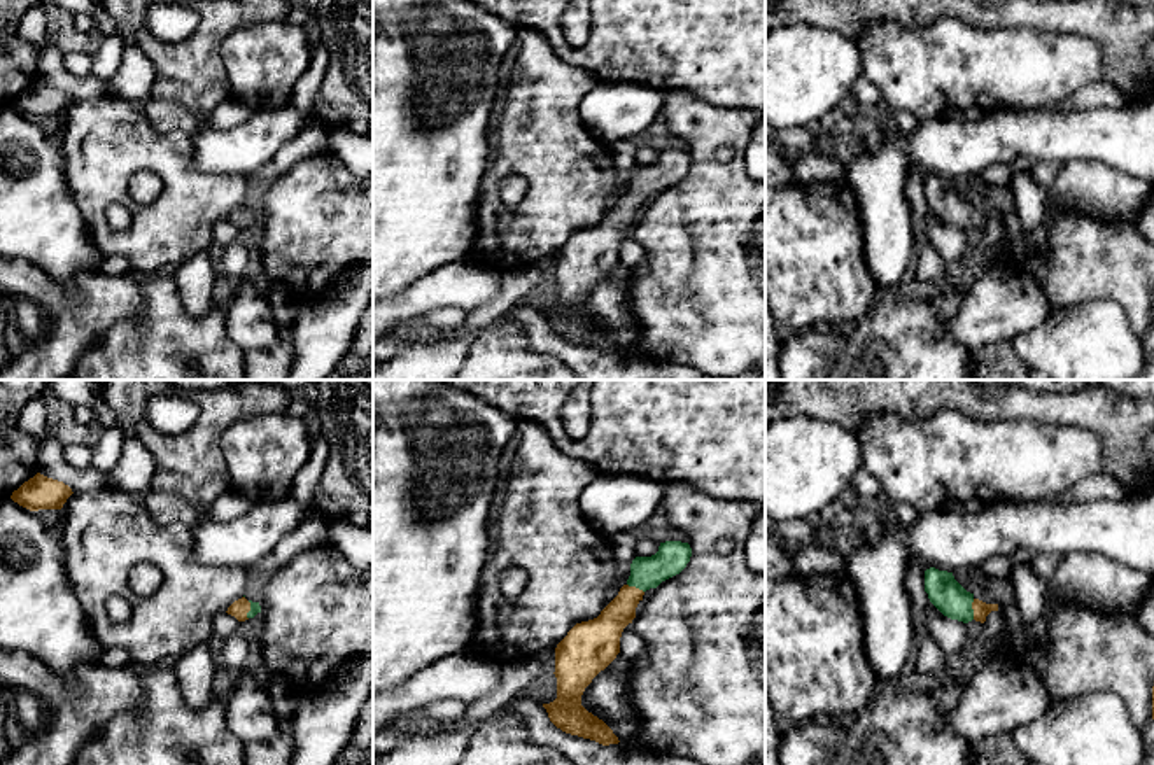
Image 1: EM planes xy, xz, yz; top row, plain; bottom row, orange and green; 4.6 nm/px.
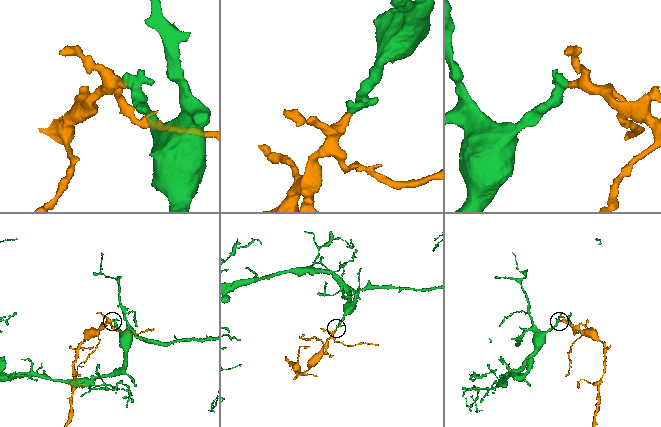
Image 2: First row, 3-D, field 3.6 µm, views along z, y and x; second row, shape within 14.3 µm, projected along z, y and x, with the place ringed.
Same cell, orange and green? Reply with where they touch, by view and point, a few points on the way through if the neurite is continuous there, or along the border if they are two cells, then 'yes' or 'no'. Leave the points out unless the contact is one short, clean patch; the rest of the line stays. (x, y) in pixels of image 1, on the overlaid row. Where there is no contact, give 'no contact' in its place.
meets orange in yz at (972, 608); runs through yz (981, 610), (972, 608), (964, 608), (946, 594); yes

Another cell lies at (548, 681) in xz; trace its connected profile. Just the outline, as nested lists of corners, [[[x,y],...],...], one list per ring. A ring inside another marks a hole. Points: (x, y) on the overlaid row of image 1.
[[[543,674],[536,684],[539,686],[541,704],[550,704],[557,698],[557,677],[555,677],[555,674]]]

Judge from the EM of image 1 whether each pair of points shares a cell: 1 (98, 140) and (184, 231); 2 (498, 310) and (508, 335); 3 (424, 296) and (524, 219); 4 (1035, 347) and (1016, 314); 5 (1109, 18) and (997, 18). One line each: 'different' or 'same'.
1: same
2: different
3: different
4: different
5: same

